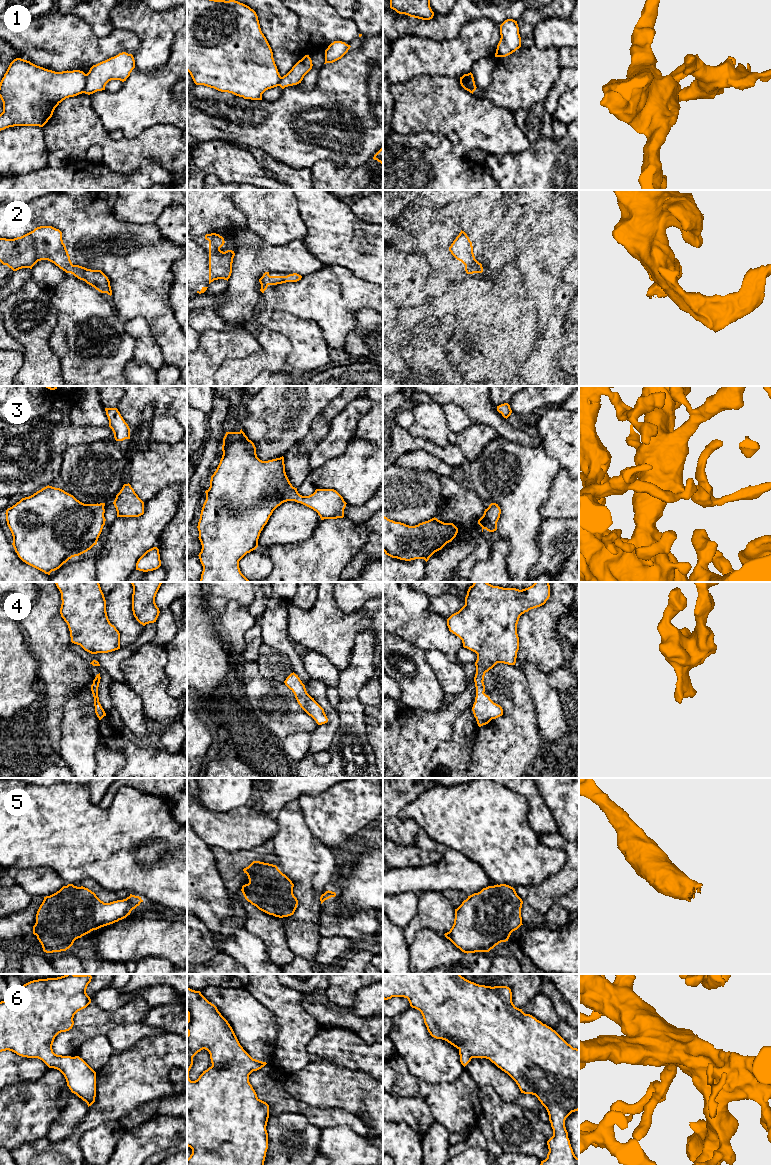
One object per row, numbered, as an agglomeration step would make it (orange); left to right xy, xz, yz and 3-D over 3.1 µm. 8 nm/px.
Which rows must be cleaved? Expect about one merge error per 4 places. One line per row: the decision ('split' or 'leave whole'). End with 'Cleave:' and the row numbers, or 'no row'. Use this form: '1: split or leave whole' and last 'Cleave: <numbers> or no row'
1: split
2: leave whole
3: leave whole
4: leave whole
5: leave whole
6: leave whole
Cleave: 1

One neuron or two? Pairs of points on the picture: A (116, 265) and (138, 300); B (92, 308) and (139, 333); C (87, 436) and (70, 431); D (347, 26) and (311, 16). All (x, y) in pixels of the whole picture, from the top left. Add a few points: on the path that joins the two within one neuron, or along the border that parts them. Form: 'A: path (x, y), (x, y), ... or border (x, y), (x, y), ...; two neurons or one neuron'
A: path (125, 274), (138, 287), (138, 291); one neuron
B: border (125, 321), (125, 330), (135, 339), (134, 347); two neurons
C: path (83, 435), (74, 435); one neuron
D: path (338, 26), (325, 26), (320, 23); one neuron

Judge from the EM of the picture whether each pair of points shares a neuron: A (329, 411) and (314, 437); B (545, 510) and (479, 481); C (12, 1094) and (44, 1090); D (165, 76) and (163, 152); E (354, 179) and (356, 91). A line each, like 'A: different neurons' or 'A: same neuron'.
A: same neuron
B: different neurons
C: same neuron
D: different neurons
E: different neurons

